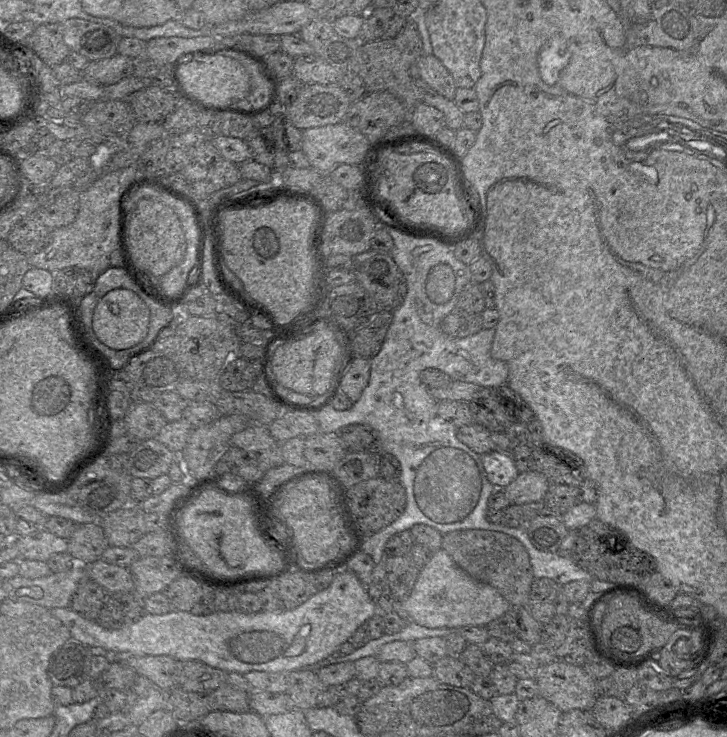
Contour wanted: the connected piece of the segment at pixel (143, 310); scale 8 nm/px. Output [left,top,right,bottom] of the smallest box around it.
[93,289,150,350]

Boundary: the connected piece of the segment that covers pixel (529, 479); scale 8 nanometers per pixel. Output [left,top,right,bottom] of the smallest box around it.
[504,470,548,505]

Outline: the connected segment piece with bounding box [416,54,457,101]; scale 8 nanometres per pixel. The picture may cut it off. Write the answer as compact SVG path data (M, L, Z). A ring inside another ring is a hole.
M422 55L416 65L422 80L440 95L454 100L457 86L449 71L435 55Z

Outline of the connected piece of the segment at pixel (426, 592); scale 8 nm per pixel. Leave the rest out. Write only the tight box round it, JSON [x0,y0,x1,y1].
[392,549,510,628]

